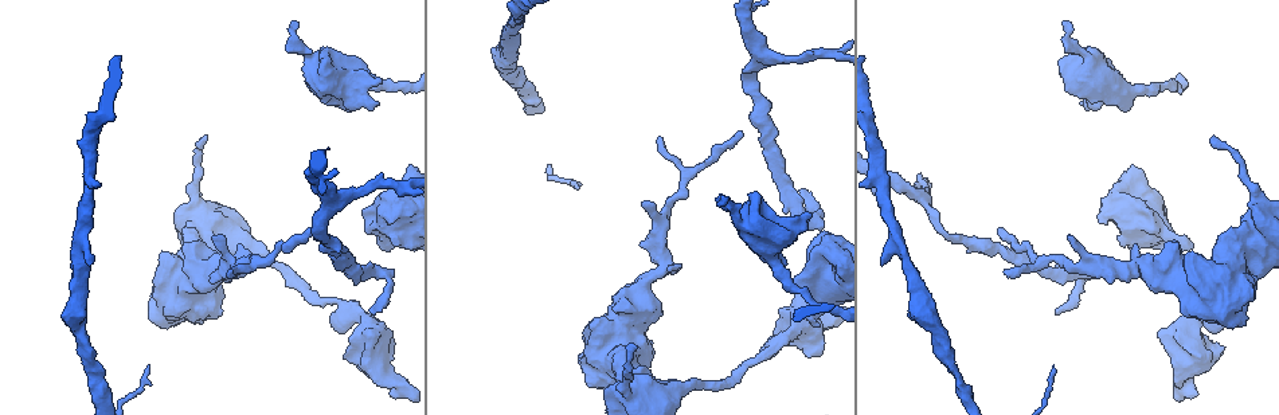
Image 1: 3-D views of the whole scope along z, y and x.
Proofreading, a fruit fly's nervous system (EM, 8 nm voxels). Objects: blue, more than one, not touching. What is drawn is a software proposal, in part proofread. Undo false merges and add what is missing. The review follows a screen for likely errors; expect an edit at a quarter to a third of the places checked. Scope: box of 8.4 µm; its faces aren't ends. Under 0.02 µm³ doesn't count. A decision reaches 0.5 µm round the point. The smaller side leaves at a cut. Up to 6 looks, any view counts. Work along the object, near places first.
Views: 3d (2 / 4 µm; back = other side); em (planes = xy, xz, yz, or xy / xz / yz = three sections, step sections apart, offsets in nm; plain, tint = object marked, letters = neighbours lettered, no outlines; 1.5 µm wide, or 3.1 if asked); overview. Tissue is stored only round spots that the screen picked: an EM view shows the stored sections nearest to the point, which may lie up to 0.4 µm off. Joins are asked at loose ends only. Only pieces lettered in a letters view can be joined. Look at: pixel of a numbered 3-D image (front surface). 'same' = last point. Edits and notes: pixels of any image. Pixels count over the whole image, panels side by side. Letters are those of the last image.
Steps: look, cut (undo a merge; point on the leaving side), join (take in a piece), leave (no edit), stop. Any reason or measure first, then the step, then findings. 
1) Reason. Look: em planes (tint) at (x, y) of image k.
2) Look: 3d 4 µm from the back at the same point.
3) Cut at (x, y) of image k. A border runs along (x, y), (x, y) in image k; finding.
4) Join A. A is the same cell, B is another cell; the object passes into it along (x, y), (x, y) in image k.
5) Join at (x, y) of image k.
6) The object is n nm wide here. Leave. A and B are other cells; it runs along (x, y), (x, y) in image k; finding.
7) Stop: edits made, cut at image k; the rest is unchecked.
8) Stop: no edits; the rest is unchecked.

Free end. Look: 3d 4 µm at (660, 136) of image 1.

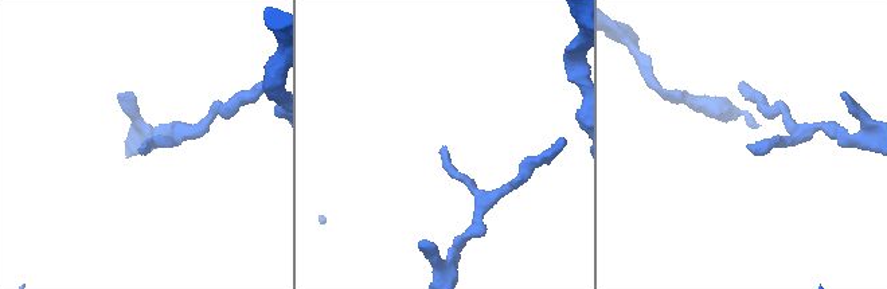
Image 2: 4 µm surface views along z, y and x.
Shape alone is not enough. Look: em planes (letters) at (444, 147) of image 2.

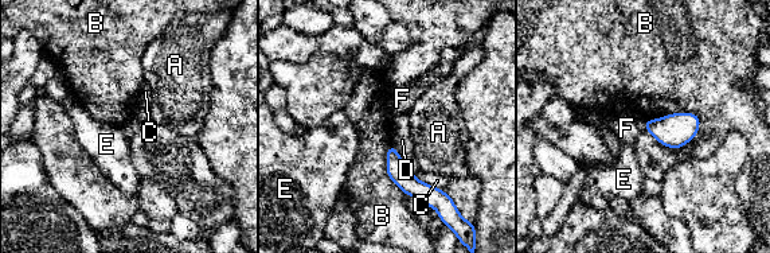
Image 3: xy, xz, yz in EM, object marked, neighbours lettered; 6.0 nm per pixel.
Leave. A, B, C, D, E and F are other cells; a border runs along (700, 120), (667, 113), (644, 123) in image 3; none of them fits.

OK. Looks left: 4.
Free end. Look: em yz step 4 (letters) at (818, 324) of image 1.

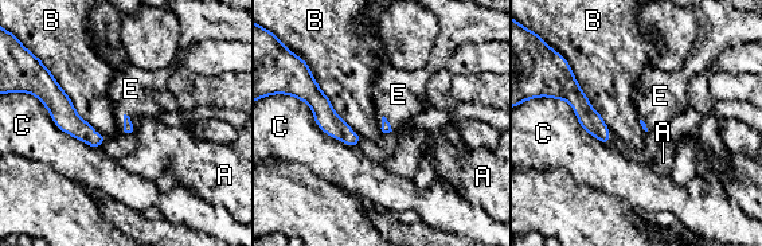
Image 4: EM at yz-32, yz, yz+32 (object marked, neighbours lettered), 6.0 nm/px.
Look: em xy step 8 (letters) at the same point.

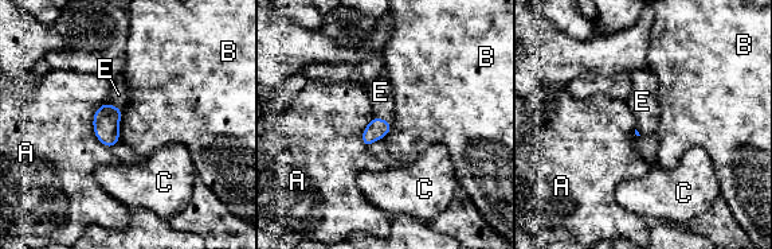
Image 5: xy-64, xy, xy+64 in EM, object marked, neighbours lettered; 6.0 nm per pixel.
Join E. E is the same cell, A, B and C are other cells; the object passes into it along (106, 119), (116, 107), (118, 94) in image 5; the neuron continues.

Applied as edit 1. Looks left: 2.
Look: overview.

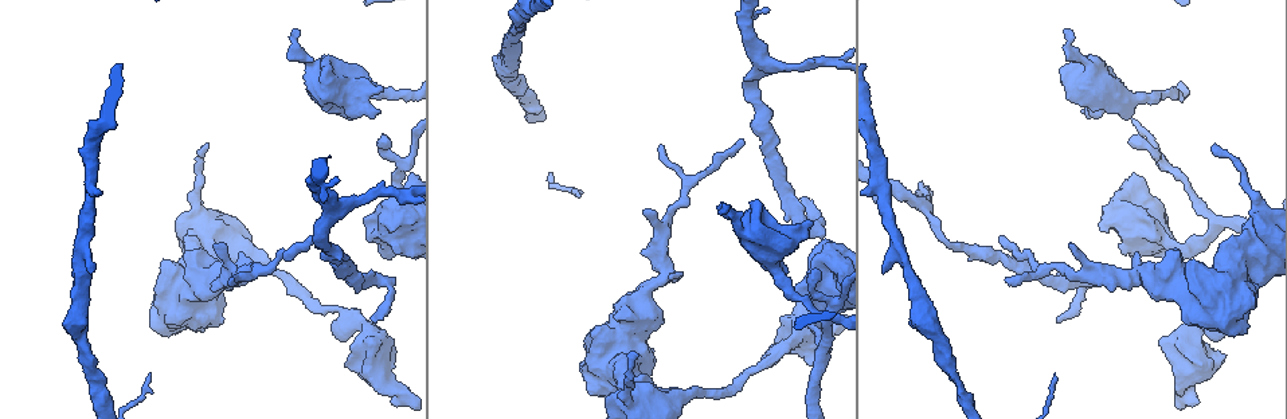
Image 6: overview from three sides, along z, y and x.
Free end. Look: em planes (letters) at (726, 213) of image 6.

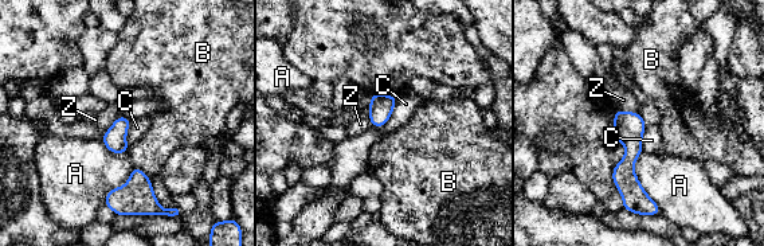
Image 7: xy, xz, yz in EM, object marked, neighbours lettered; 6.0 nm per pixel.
The object is 140 nm wide here. Leave. A, B, C and Z are other cells; it runs along (619, 113), (635, 203) in image 7; no lettered piece goes on from it.

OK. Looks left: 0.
Stop: edits made, join at image 5; the rest is unchecked.

